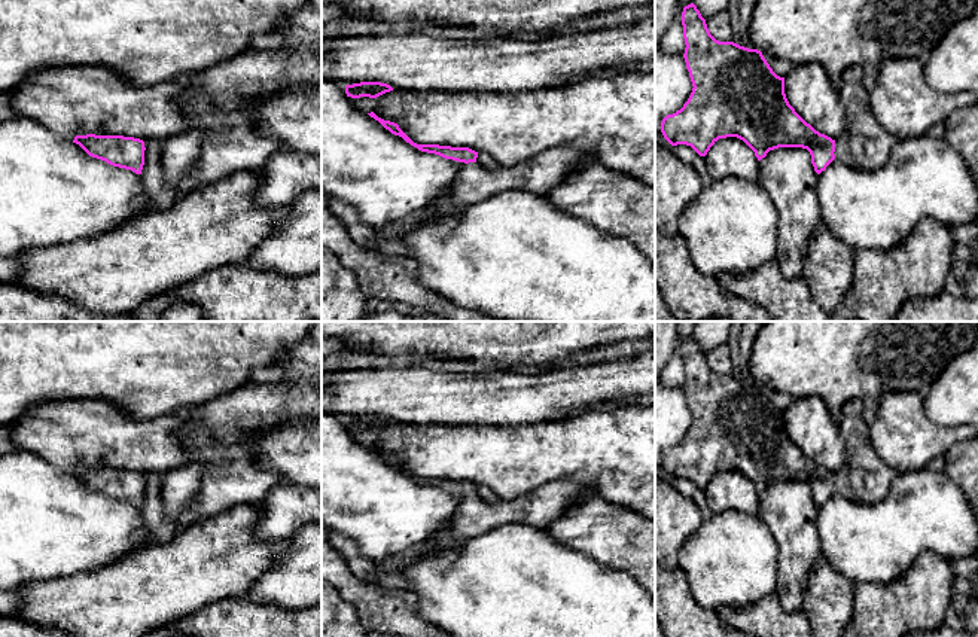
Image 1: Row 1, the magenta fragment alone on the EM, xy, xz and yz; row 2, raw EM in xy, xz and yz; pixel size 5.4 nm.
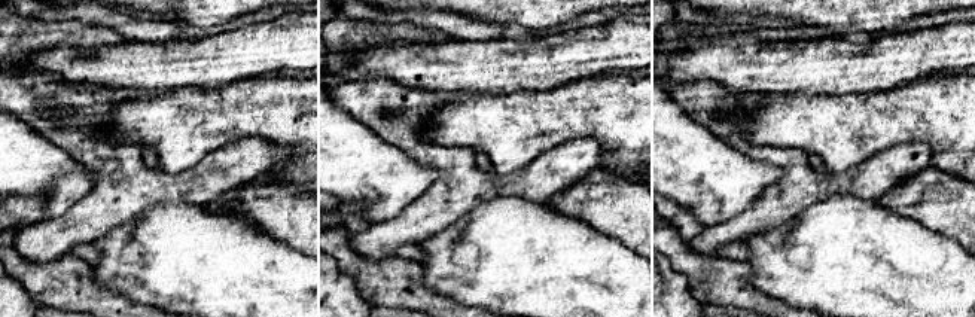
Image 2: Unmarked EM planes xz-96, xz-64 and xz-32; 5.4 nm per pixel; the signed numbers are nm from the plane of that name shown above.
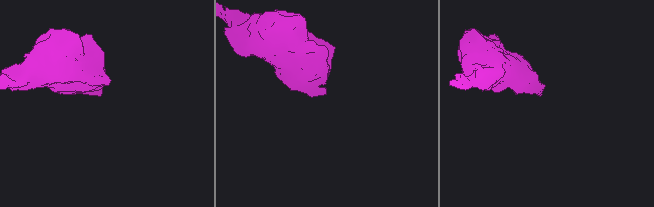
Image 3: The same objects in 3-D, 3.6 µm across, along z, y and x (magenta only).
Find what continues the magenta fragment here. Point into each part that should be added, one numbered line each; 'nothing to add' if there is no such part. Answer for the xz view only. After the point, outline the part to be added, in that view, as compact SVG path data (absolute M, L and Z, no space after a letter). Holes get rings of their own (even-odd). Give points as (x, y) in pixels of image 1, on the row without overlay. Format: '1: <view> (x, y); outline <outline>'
1: xz (472, 518); outline M552 481L512 502L488 505L479 502L476 496L464 497L456 513L442 522L430 539L397 557L374 564L375 573L396 573L420 557L454 549L469 539L479 537L506 524L520 522L527 527L548 530L555 519L564 515L567 508L595 494L598 491L594 484Z

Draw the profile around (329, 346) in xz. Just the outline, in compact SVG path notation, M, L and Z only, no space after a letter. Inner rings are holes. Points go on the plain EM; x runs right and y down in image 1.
M322 335L322 362L333 354L344 350L344 344L338 338Z

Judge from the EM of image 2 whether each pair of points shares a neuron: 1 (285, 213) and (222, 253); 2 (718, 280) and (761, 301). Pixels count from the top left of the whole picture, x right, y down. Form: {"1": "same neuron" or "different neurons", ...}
{"1": "different neurons", "2": "same neuron"}

